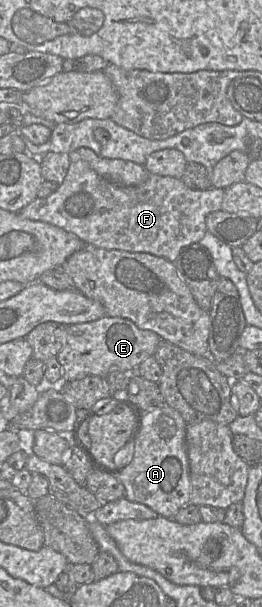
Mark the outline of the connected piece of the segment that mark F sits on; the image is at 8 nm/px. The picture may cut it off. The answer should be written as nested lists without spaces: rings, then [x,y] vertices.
[[[72,157],[68,172],[63,182],[59,184],[57,190],[50,194],[45,198],[37,197],[31,203],[29,203],[26,207],[22,208],[18,213],[25,219],[34,220],[34,221],[42,221],[63,230],[73,233],[76,235],[81,241],[85,243],[85,246],[92,246],[97,248],[102,248],[106,250],[121,250],[127,252],[142,252],[149,253],[154,256],[165,258],[168,261],[174,262],[179,255],[182,248],[199,242],[207,232],[206,227],[206,217],[208,214],[221,210],[221,204],[223,201],[225,189],[221,188],[209,188],[207,190],[196,190],[191,189],[186,186],[180,178],[173,178],[170,176],[160,176],[160,175],[149,175],[148,179],[137,186],[122,186],[116,183],[113,183],[99,174],[97,174],[85,161],[82,159]]]

